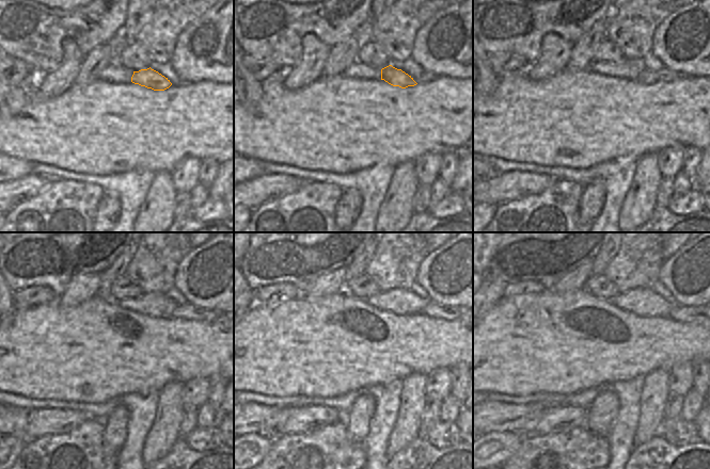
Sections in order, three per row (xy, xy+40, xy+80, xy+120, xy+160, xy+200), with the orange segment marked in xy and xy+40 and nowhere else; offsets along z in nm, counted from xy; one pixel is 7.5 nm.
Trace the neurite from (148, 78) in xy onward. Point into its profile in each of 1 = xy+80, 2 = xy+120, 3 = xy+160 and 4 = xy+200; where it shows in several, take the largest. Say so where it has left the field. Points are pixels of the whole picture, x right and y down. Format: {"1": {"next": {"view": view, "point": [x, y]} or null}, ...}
{"1": {"next": {"view": "xy+80", "point": [647, 77]}}, "2": {"next": {"view": "xy+120", "point": [189, 311]}}, "3": {"next": {"view": "xy+160", "point": [434, 310]}}, "4": {"next": {"view": "xy+200", "point": [682, 313]}}}

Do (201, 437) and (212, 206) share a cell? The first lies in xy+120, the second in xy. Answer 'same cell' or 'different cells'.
same cell

